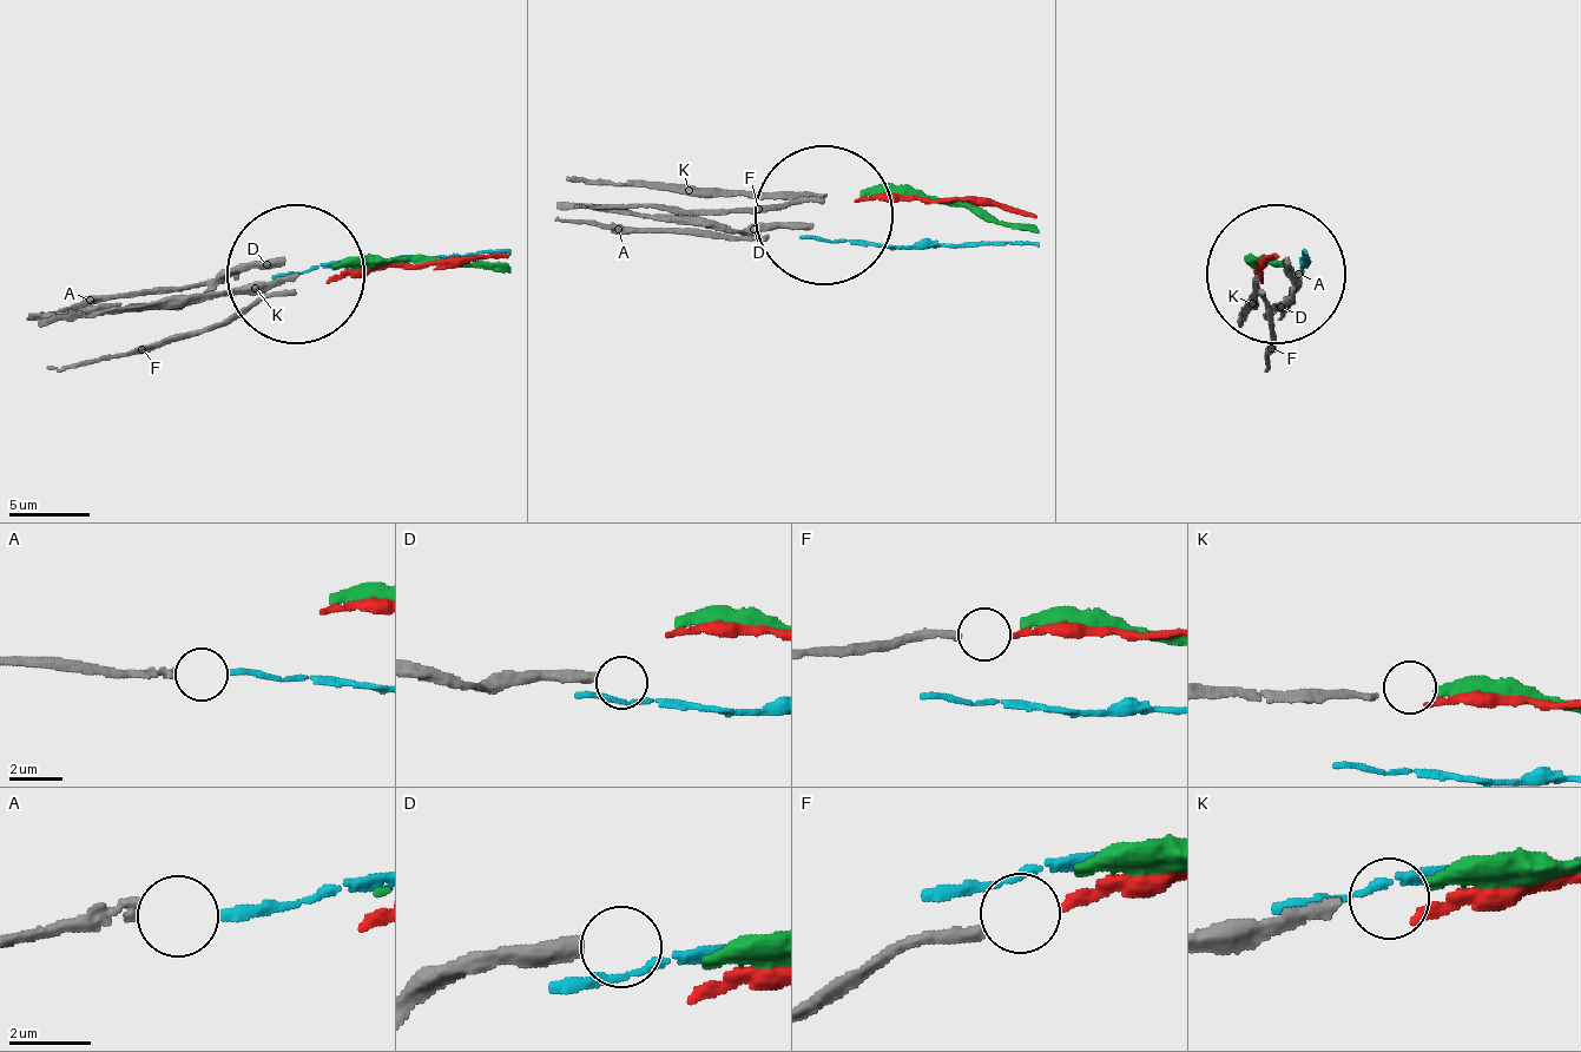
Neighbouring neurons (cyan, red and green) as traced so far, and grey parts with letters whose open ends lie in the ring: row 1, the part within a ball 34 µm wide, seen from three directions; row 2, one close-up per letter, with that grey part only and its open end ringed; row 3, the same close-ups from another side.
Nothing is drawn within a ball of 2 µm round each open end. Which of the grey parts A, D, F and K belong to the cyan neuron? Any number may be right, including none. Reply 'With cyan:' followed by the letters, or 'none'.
With cyan: A

